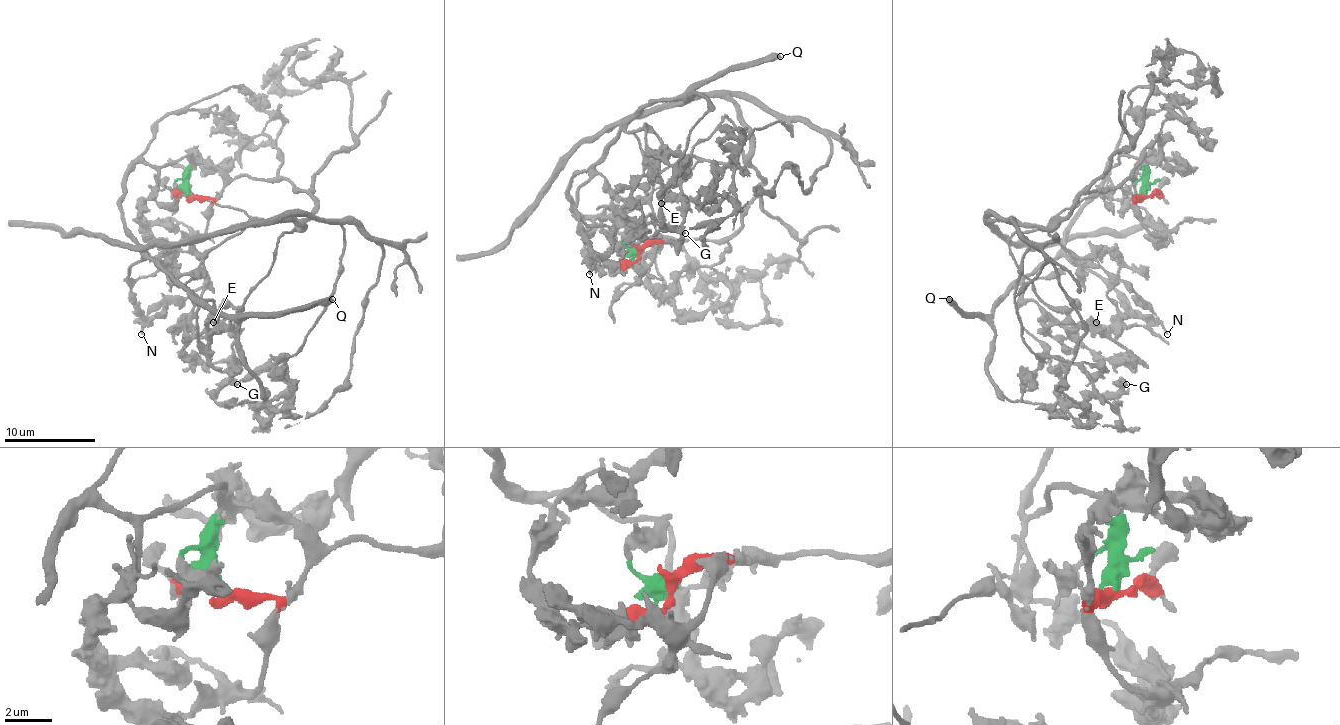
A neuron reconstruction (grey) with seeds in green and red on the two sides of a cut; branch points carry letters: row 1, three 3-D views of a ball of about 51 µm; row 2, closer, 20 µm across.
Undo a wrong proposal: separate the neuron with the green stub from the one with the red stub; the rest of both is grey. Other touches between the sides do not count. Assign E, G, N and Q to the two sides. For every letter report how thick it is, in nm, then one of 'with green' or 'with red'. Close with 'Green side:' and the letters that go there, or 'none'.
E: 360 nm thick; with green
G: 440 nm thick; with green
N: 160 nm thick; with green
Q: 480 nm thick; with green
Green side: E, G, N, Q

